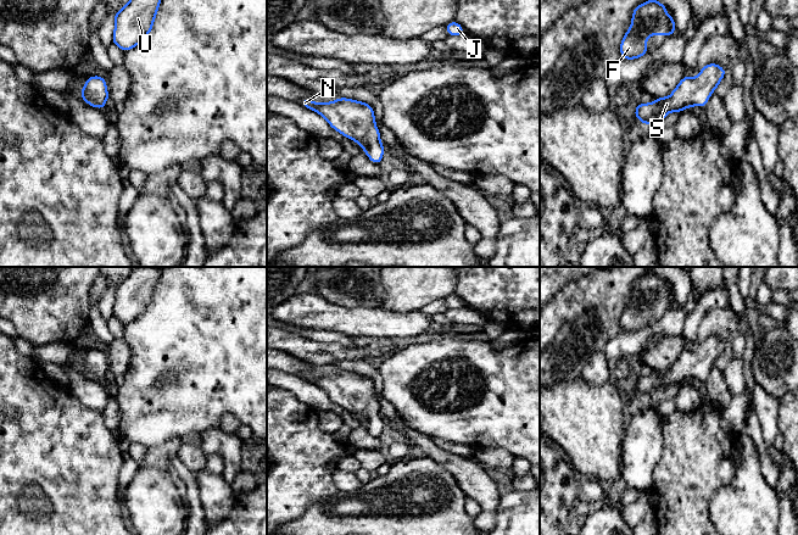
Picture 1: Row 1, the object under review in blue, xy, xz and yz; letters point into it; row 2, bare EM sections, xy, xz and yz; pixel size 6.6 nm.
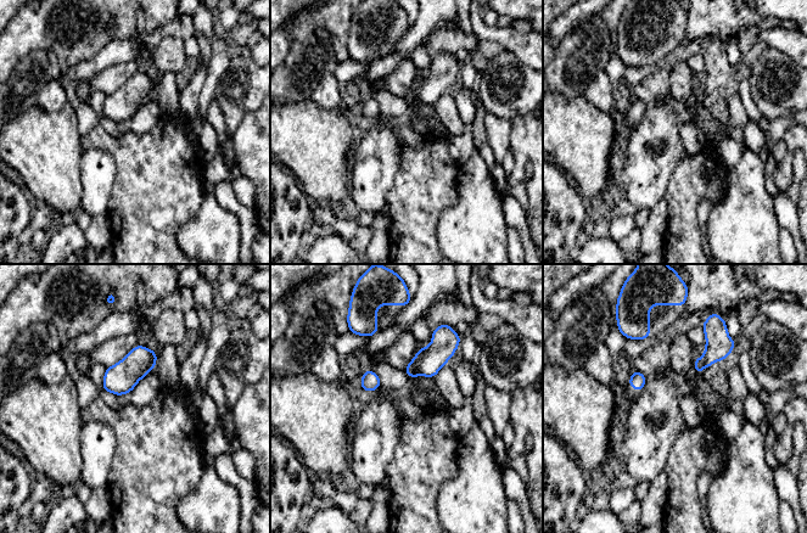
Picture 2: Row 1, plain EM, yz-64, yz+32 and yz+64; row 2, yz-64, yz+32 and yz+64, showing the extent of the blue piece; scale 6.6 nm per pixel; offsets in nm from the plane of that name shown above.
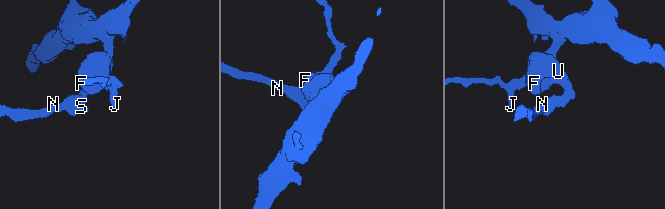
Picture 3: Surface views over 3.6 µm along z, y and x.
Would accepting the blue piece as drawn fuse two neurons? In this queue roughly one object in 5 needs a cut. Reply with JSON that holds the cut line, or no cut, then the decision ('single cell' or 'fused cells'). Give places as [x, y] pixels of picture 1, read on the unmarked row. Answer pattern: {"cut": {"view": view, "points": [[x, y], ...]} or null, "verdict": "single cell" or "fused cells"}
{"cut": null, "verdict": "single cell"}

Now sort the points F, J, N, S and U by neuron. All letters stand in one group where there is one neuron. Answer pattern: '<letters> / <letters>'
F J N S U

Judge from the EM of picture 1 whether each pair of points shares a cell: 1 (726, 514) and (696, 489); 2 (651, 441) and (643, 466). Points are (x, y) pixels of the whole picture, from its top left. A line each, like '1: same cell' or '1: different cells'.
1: different cells
2: same cell

